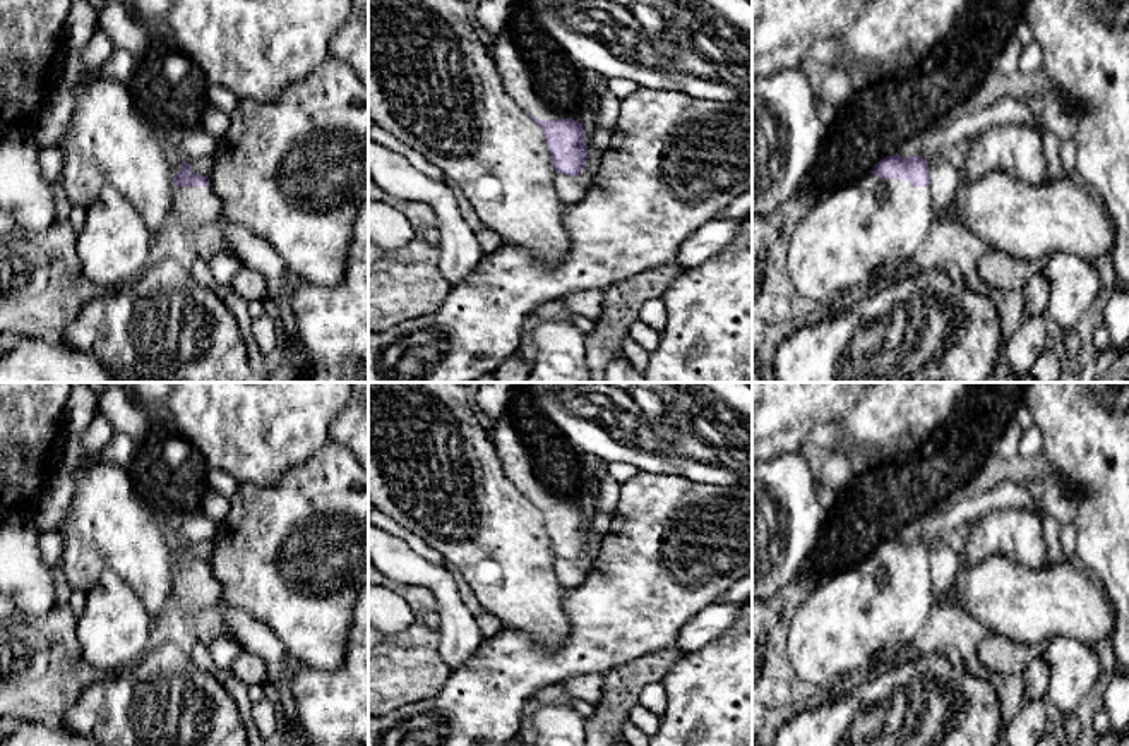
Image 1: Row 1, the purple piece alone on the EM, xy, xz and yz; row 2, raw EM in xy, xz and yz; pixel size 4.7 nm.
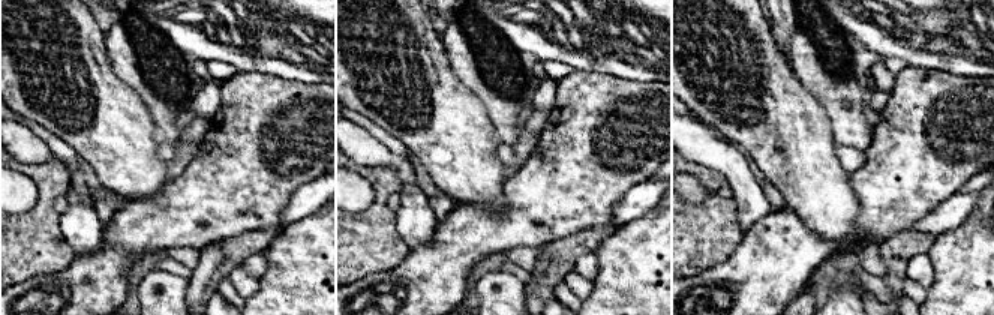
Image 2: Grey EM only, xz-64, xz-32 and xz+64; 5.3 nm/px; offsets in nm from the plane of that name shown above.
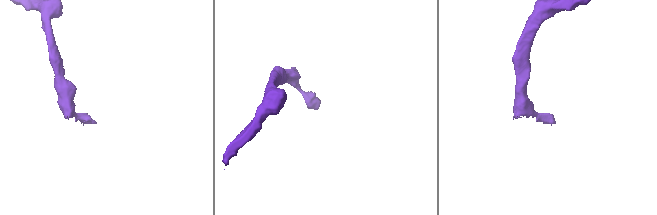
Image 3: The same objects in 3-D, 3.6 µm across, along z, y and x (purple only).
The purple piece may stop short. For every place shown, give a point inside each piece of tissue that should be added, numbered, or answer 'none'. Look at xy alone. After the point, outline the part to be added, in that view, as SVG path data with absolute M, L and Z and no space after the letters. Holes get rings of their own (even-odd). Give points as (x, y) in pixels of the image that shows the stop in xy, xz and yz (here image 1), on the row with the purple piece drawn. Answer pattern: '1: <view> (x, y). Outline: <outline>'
1: xy (194, 208). Outline: M175 187L171 216L195 238L199 232L221 223L223 208L212 187Z

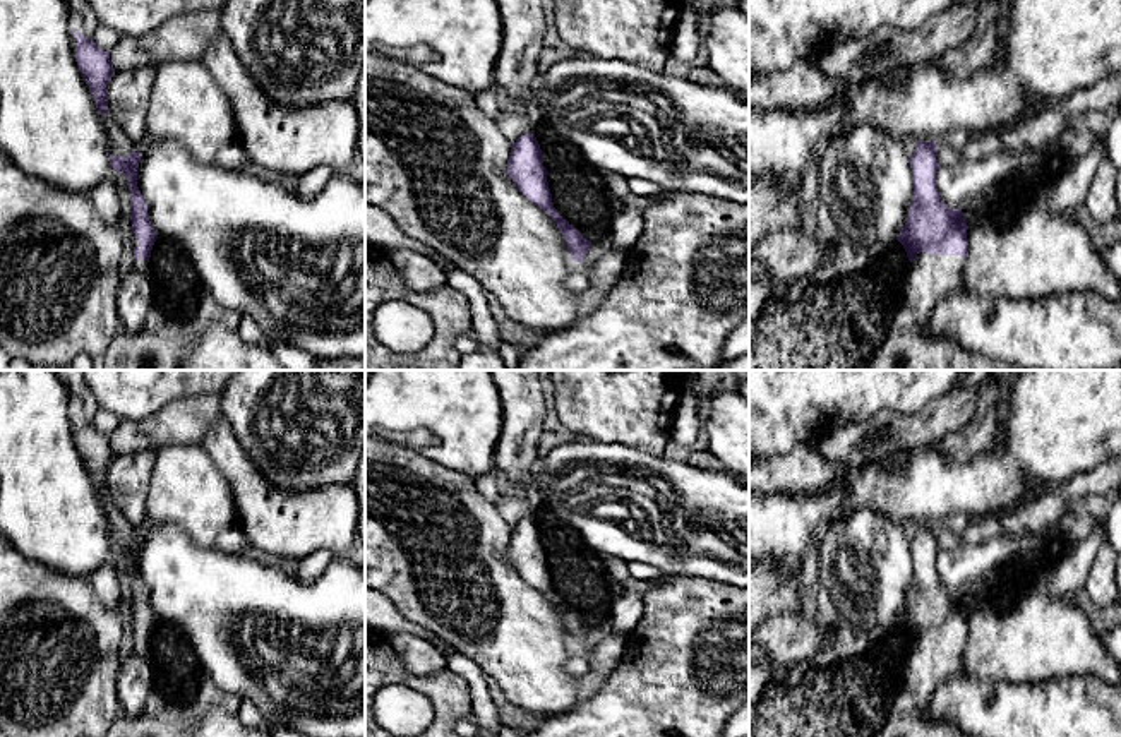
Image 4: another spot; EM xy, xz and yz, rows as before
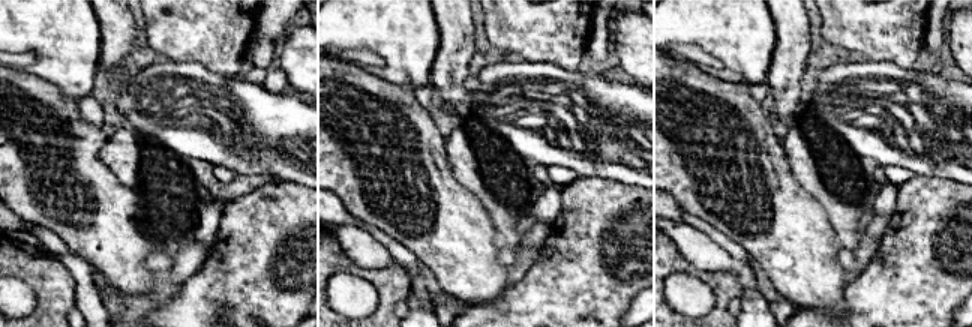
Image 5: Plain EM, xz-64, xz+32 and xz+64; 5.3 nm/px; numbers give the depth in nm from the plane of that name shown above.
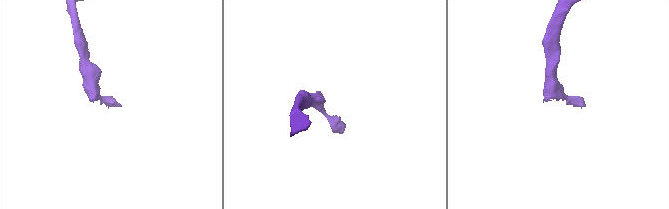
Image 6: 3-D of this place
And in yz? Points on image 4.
1: yz (929, 278). Outline: M920 252L914 262L908 262L903 298L920 334L929 322L932 310L943 298L953 293L968 293L963 271L965 259L962 255L934 255Z

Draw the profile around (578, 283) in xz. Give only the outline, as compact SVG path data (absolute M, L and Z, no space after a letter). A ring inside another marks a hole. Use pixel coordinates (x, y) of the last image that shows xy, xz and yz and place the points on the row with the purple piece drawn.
M574 266L569 278L566 279L566 286L574 293L579 295L583 298L588 297L590 291L590 279L588 279L588 273L586 267L583 266Z

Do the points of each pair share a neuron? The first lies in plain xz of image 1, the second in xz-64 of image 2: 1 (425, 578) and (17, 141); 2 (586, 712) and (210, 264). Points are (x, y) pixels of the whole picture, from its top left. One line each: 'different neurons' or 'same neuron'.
1: same neuron
2: different neurons

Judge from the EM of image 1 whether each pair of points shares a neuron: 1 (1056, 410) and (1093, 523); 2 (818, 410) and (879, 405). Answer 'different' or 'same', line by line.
1: same
2: different

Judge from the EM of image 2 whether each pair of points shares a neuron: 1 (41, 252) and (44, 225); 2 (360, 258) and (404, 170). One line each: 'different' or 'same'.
1: same
2: different

